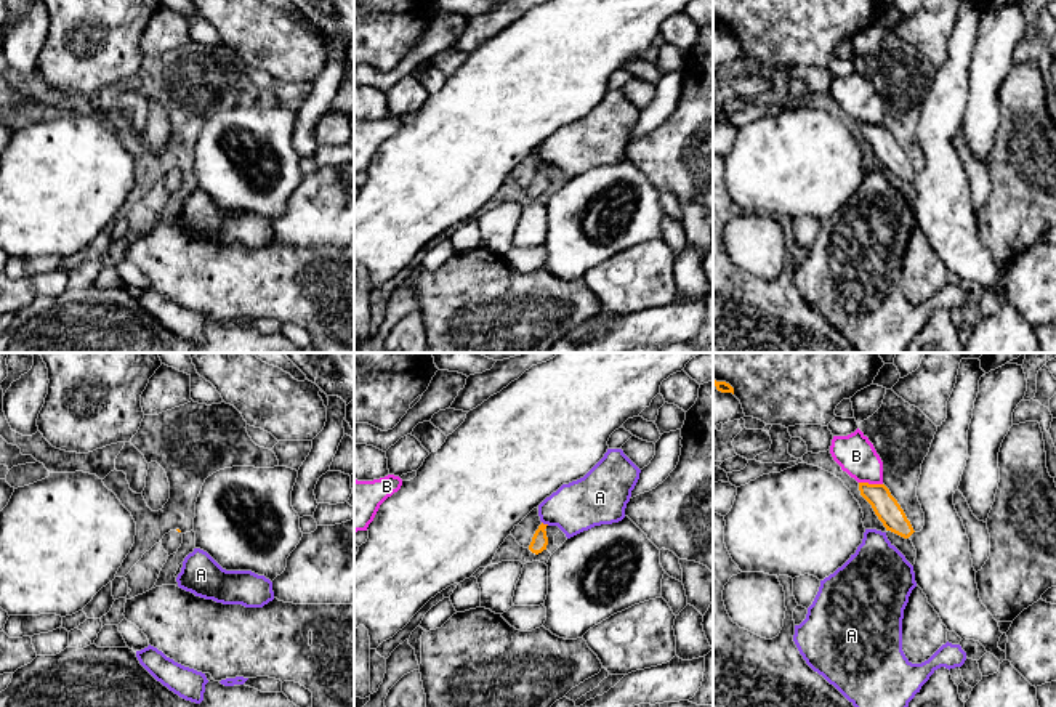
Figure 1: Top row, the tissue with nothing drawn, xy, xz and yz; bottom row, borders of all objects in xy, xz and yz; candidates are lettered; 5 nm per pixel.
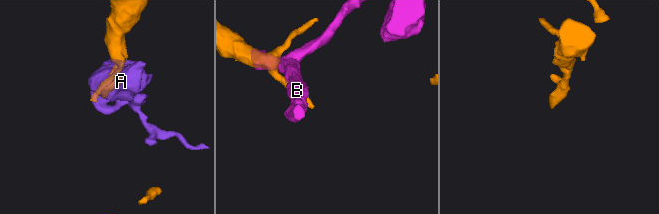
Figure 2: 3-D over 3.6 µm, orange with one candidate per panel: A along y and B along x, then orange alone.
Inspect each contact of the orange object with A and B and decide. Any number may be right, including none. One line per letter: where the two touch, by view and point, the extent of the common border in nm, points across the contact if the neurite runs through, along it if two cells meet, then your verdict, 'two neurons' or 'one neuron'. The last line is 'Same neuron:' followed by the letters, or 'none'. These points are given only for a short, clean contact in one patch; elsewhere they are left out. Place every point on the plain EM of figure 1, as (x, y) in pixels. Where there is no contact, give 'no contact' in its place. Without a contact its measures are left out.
A: contact xz (545, 165); length 40 nm; border xz (542, 162), (548, 165); two neurons
B: contact yz (870, 125); length 120 nm; border yz (859, 122), (882, 125); two neurons
Same neuron: none

